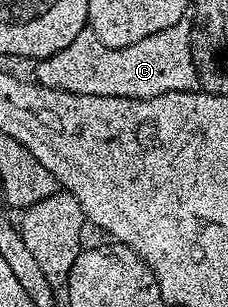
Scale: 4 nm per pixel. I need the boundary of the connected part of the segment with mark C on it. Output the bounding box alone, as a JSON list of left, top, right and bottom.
[32,19,199,99]

